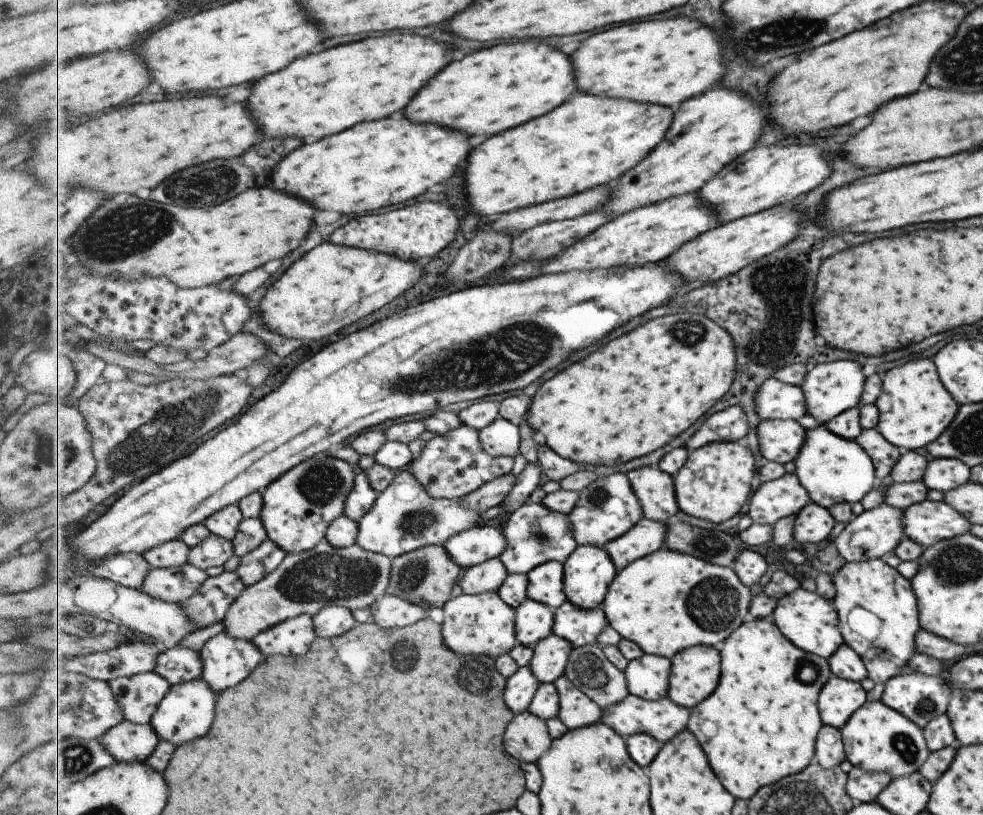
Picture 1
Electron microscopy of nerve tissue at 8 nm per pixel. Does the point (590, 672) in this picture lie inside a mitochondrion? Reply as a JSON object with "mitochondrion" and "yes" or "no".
{"mitochondrion":"yes"}

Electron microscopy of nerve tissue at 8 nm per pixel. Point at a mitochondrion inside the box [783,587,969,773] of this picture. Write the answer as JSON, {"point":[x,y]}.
{"point":[806,671]}

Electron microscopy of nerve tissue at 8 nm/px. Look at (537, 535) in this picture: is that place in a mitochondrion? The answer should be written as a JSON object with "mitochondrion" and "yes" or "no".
{"mitochondrion":"yes"}

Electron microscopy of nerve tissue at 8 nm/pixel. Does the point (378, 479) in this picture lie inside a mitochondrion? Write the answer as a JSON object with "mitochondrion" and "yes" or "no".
{"mitochondrion":"no"}

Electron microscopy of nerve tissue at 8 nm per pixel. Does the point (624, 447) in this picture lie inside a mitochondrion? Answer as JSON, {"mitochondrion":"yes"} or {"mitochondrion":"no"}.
{"mitochondrion":"no"}

